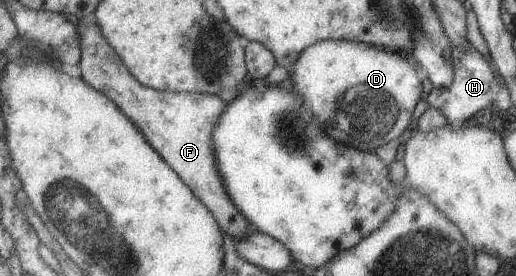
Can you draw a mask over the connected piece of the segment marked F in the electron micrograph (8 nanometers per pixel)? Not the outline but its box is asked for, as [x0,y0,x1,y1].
[78,17,254,242]

